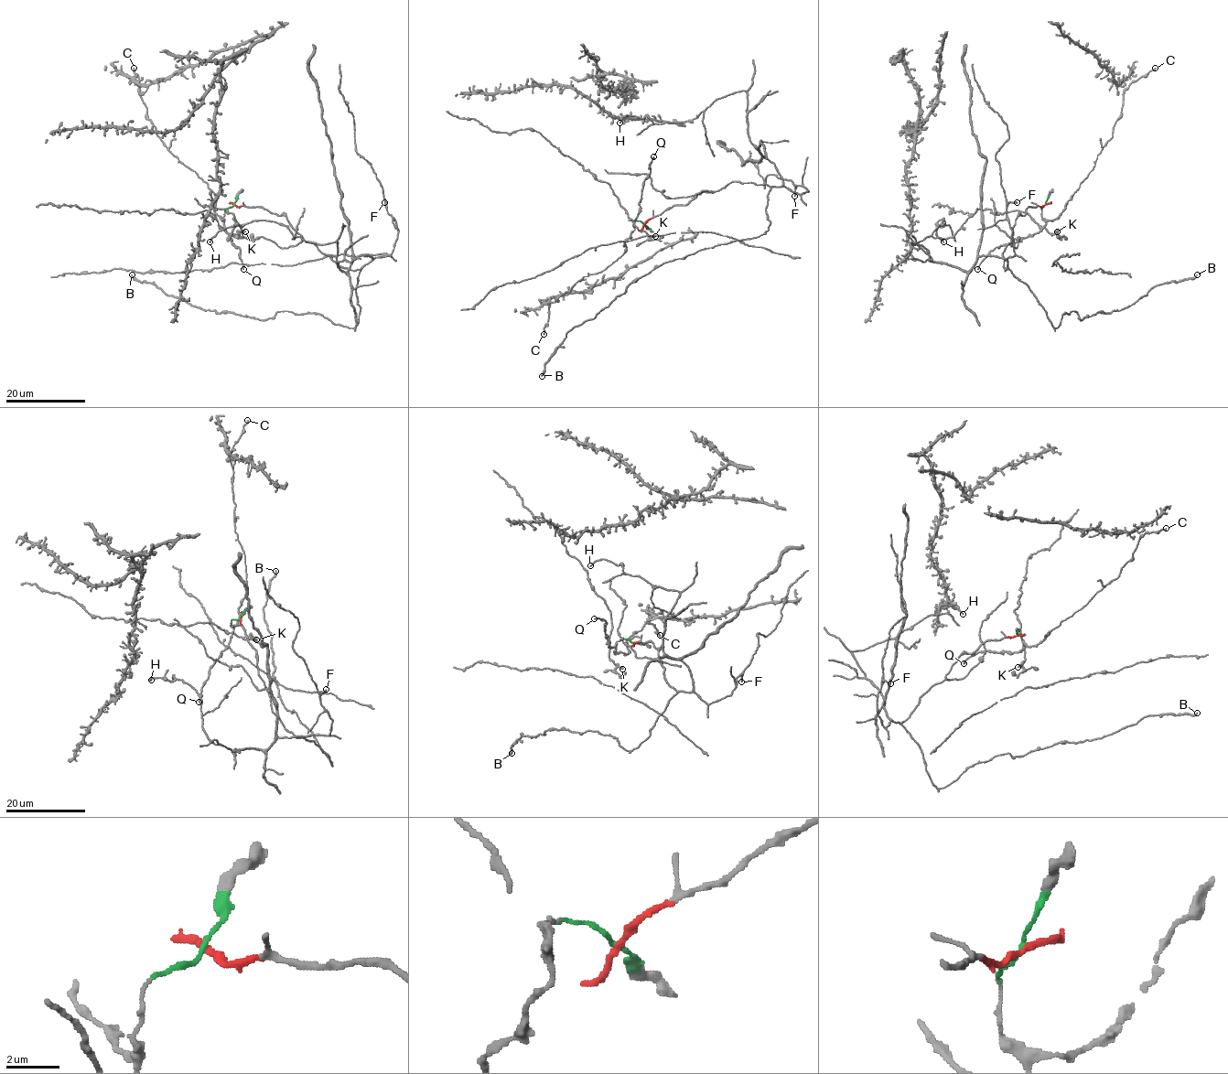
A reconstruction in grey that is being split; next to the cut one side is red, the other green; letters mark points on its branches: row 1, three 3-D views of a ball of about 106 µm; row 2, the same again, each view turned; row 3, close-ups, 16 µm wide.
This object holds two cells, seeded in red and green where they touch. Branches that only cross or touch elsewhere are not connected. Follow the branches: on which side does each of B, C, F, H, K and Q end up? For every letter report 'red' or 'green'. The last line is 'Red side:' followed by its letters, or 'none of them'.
B: red
C: green
F: red
H: red
K: green
Q: green
Red side: B, F, H

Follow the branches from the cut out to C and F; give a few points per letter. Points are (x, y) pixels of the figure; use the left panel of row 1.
C: (233, 204), (225, 209), (224, 220), (214, 212), (215, 195), (208, 184), (156, 133), (133, 68)
F: (234, 204), (284, 215), (305, 240), (350, 270), (393, 252), (397, 229), (384, 202)

